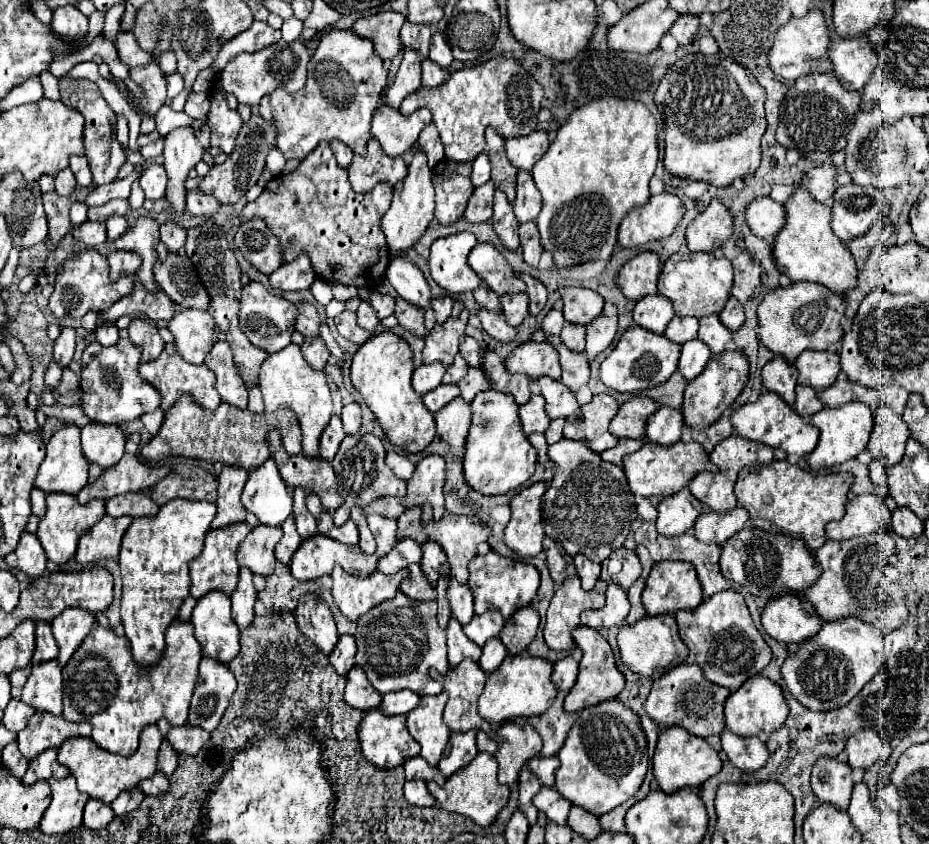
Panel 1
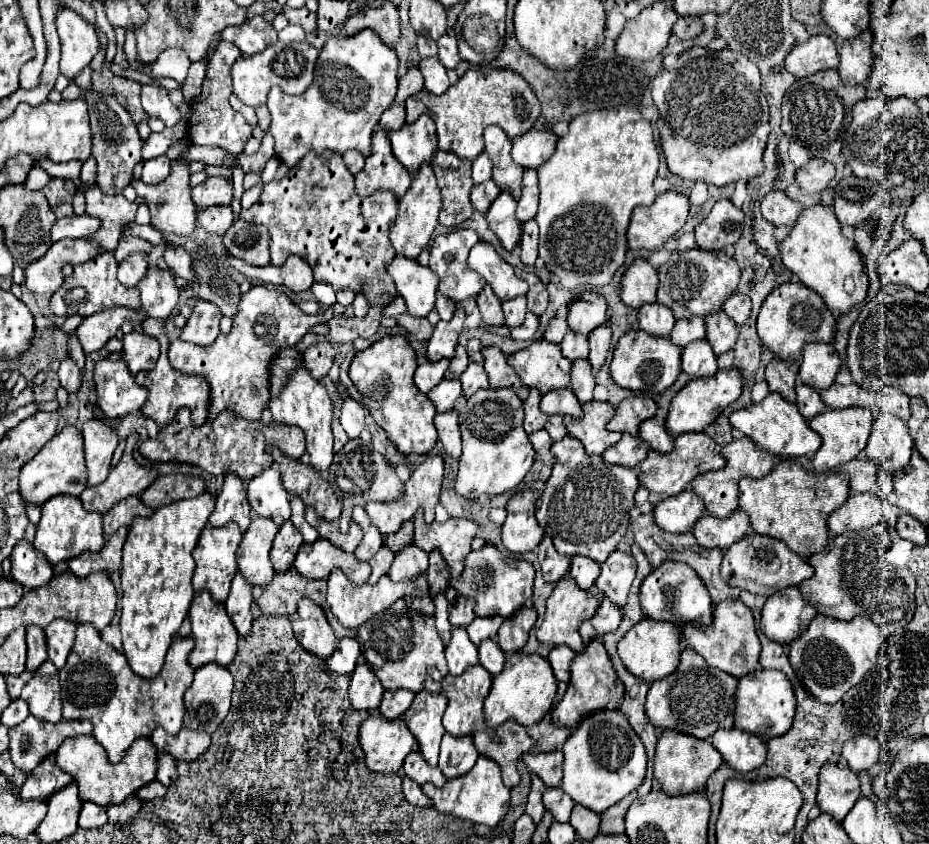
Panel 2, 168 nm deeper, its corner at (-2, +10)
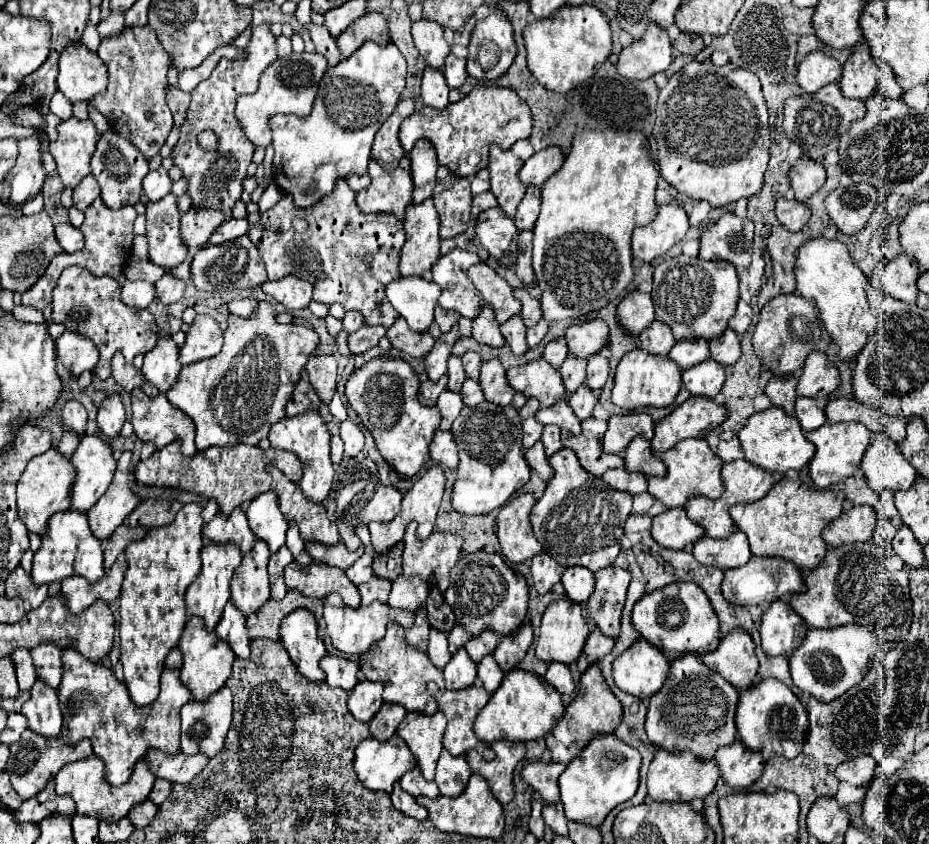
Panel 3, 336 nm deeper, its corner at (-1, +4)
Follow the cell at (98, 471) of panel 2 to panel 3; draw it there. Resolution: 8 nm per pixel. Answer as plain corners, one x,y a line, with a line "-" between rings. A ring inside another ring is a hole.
85,436
71,462
75,466
71,510
87,512
109,488
115,474
115,458
111,446
101,436

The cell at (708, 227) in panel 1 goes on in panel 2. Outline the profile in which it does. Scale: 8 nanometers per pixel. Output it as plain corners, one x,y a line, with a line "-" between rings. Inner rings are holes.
720,198
710,214
696,226
696,246
706,250
722,250
726,244
736,244
742,234
744,212
730,200

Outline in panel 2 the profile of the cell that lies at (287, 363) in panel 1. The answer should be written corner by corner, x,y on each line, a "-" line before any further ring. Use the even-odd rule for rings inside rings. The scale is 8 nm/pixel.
298,362
298,366
292,372
288,372
286,386
278,392
278,396
270,398
268,408
276,422
292,424
292,426
298,426
304,430
308,462
320,472
328,470
332,464
332,454
334,454
332,452
332,430
330,430
332,400
326,392
326,388
310,376
310,370
304,366
304,362

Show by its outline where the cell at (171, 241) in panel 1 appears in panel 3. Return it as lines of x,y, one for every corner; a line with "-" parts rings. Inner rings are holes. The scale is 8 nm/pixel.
165,274
161,280
155,282
155,294
157,294
157,300
165,306
171,306
173,302
177,302
185,292
185,282
171,276
171,274

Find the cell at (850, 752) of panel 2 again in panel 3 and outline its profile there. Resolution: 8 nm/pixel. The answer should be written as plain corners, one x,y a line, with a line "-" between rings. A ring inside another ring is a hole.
859,756
849,762
843,762
835,770
835,778
841,782
849,782
853,786
869,786
875,776
875,760
873,756

